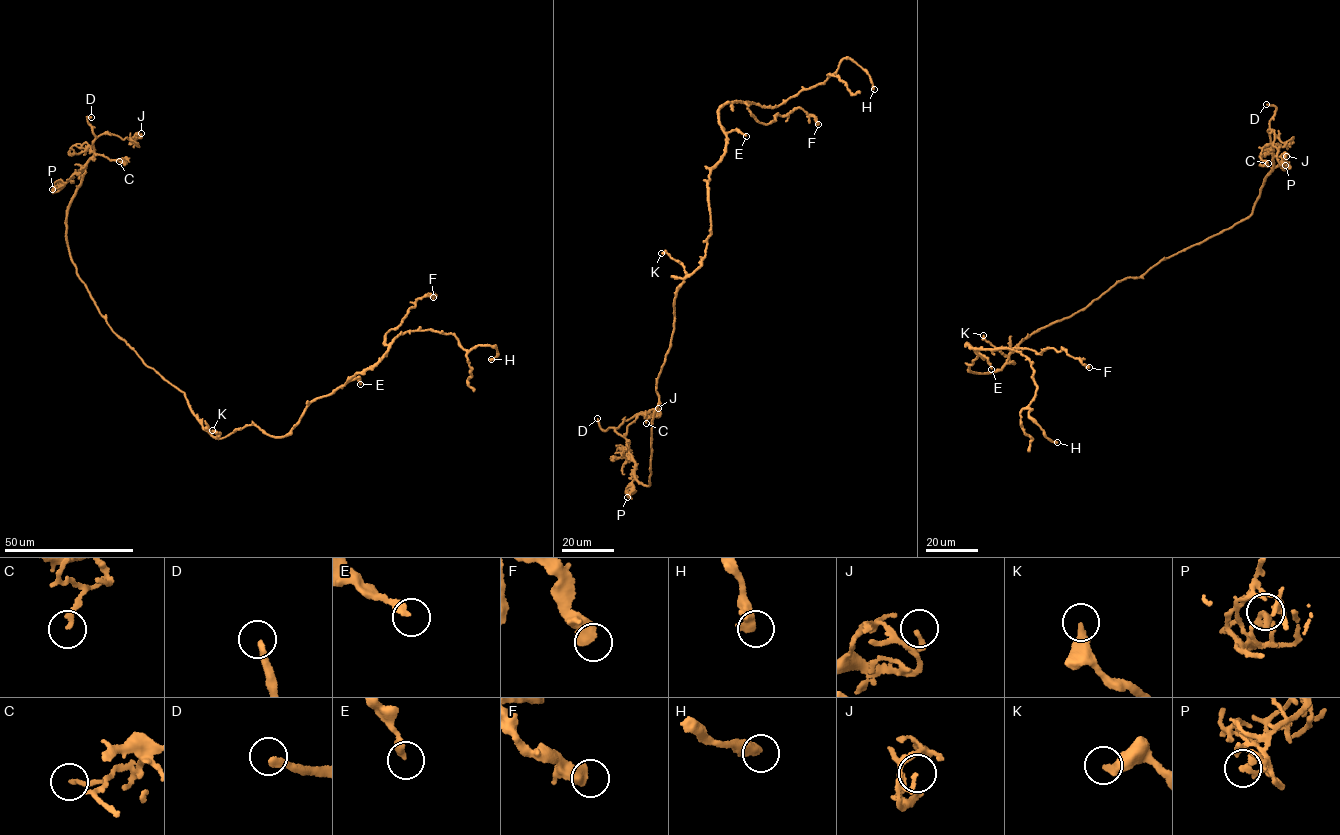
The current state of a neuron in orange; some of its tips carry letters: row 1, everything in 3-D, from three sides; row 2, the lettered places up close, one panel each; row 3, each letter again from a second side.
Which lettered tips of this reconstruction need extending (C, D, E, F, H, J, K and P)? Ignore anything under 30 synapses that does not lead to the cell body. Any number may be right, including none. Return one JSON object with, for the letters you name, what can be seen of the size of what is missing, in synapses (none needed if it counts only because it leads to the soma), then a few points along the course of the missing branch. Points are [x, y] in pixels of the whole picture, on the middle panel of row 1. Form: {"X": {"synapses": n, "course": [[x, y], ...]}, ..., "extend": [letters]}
{"D": {"course": [[597, 418], [600, 403], [595, 394], [564, 377]]}, "H": {"synapses": 40, "course": [[874, 89], [865, 125], [859, 130]]}, "extend": ["D", "H"]}

